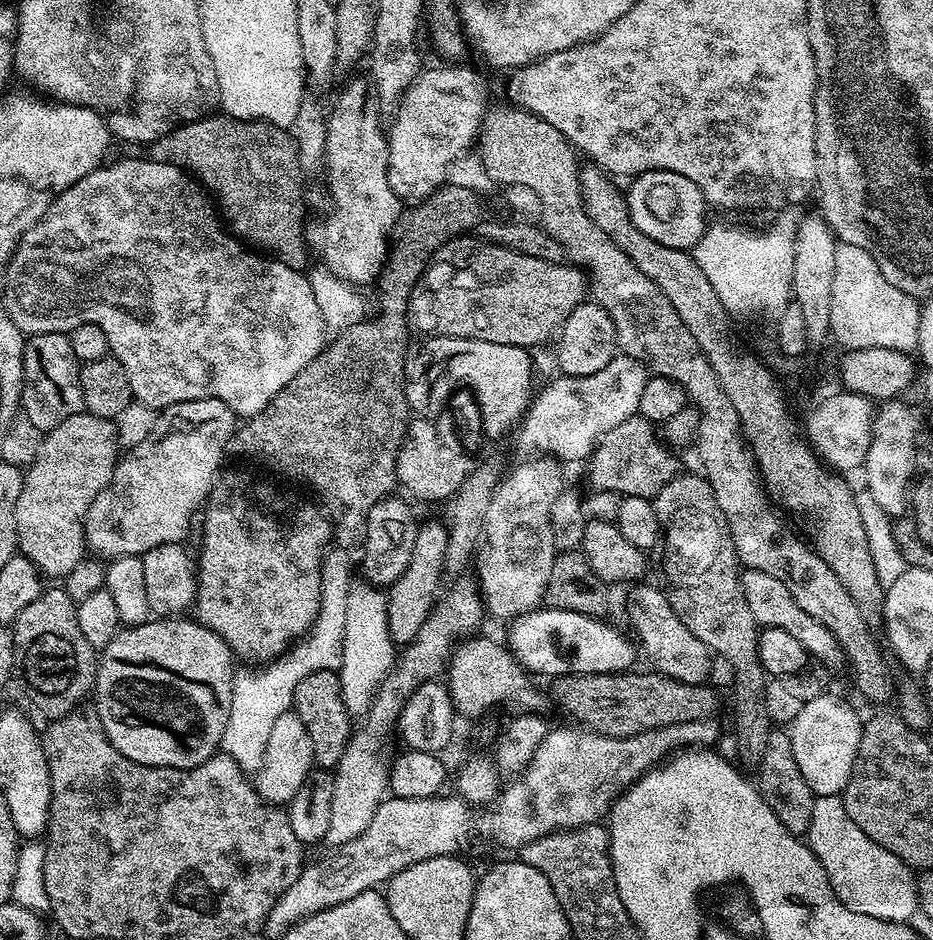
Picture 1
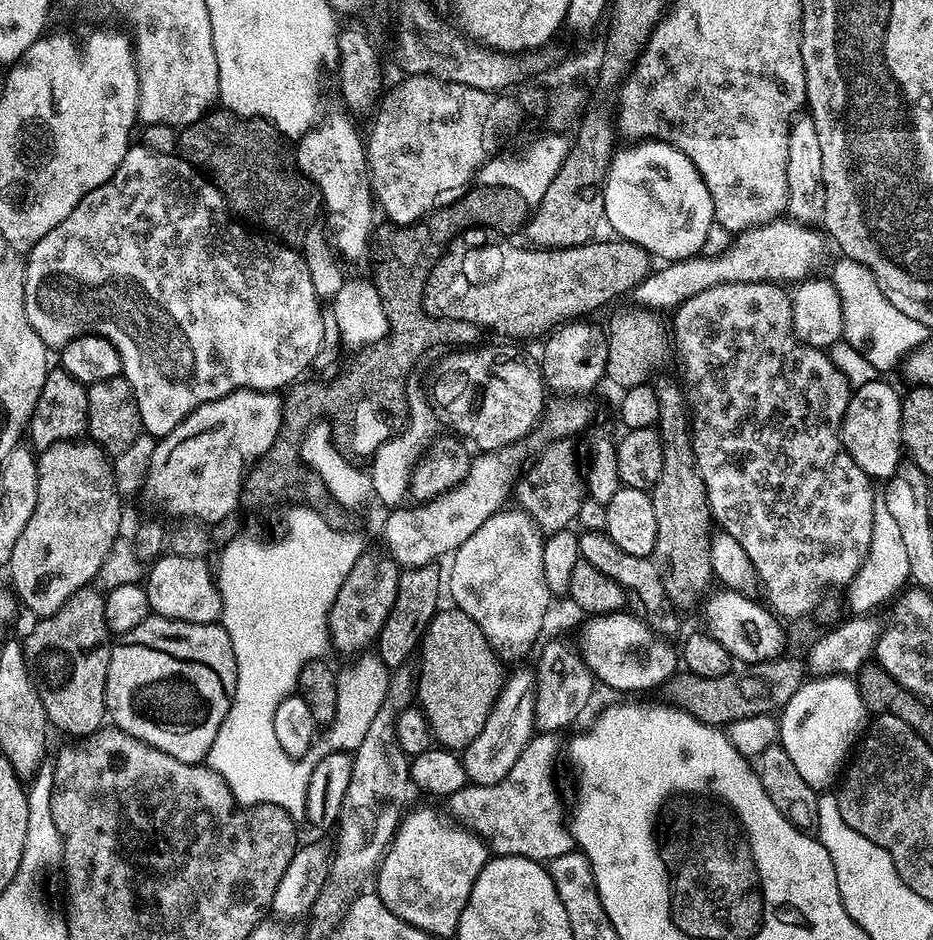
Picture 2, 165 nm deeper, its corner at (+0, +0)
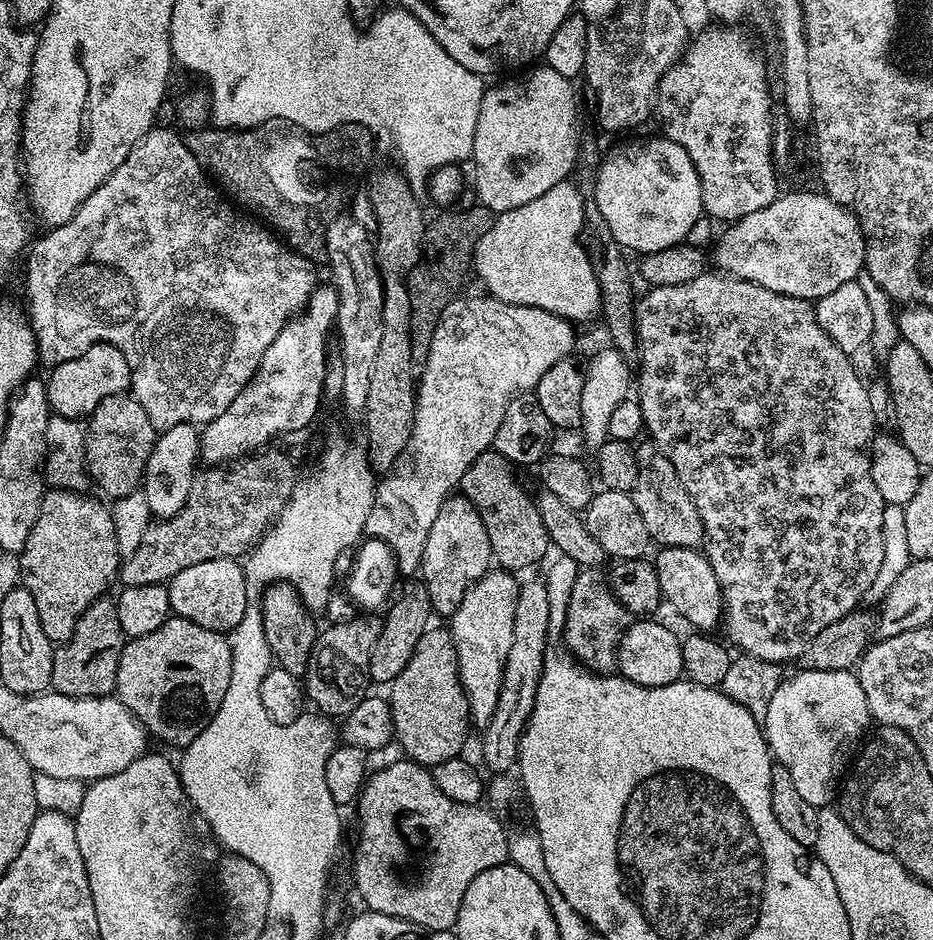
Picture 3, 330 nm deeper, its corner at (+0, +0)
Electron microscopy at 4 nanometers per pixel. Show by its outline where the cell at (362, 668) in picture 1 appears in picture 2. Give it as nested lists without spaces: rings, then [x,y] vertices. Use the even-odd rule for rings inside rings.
[[[372,654],[361,657],[359,660],[361,662],[354,663],[350,668],[337,675],[338,704],[335,706],[334,718],[317,733],[317,737],[312,741],[311,748],[303,756],[295,758],[292,762],[292,764],[296,761],[300,764],[308,764],[308,775],[311,777],[313,776],[313,768],[326,754],[334,752],[351,753],[362,744],[363,736],[360,736],[361,740],[352,740],[352,736],[356,736],[356,732],[365,732],[366,734],[370,730],[375,715],[378,714],[382,702],[388,695],[391,680],[389,668],[382,663],[378,656]],[[336,732],[352,732],[352,736],[348,736],[348,744],[332,744],[332,740],[336,740]]]

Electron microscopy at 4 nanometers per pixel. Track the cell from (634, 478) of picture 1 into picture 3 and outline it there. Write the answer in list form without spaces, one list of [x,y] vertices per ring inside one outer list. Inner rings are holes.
[[[487,450],[466,470],[458,488],[478,510],[486,526],[493,561],[501,569],[516,574],[519,568],[538,563],[550,552],[550,541],[535,499],[531,495],[528,497],[527,490],[516,481],[512,471],[513,465],[501,452]]]

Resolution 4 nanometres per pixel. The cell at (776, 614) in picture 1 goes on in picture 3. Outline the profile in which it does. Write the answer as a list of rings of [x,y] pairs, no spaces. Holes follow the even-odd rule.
[[[644,443],[638,448],[640,473],[630,495],[634,506],[638,506],[638,514],[642,514],[642,522],[646,522],[649,537],[655,543],[657,540],[657,545],[666,548],[699,549],[705,543],[706,537],[702,518],[690,494],[686,494],[670,458],[663,456],[651,443]]]

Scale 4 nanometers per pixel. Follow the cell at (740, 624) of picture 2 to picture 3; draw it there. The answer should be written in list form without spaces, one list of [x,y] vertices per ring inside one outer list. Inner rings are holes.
[[[661,547],[660,553],[654,556],[656,565],[656,573],[658,574],[658,586],[660,587],[660,595],[668,604],[685,620],[688,624],[693,624],[693,629],[699,630],[701,633],[708,634],[713,631],[712,627],[719,625],[724,612],[724,595],[718,586],[718,578],[714,574],[714,570],[710,566],[707,555],[703,551],[695,548],[666,548]]]

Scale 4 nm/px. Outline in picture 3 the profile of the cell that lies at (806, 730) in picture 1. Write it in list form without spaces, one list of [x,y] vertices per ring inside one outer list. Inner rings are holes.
[[[851,671],[846,672],[805,672],[785,679],[777,686],[770,698],[769,710],[762,723],[762,731],[775,763],[786,766],[794,778],[794,787],[800,791],[805,802],[816,809],[829,807],[837,799],[838,785],[857,751],[858,745],[869,731],[870,713],[866,694],[859,679]]]

